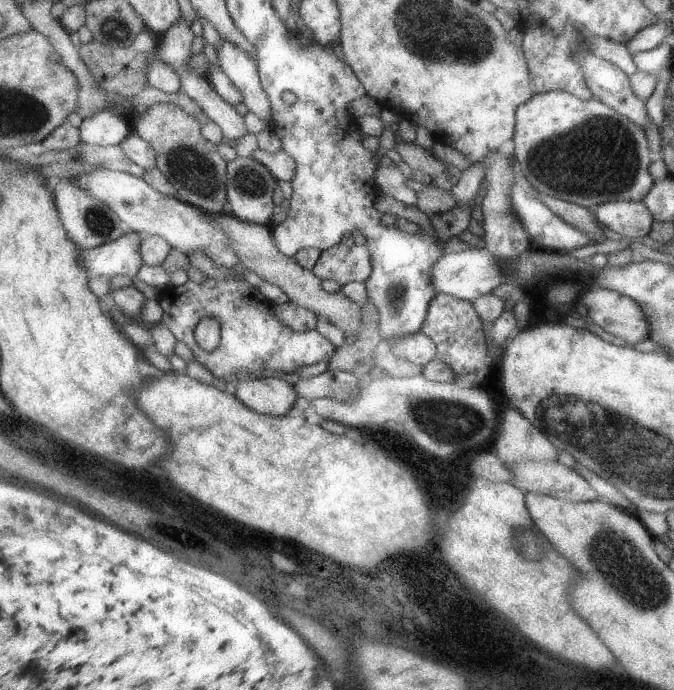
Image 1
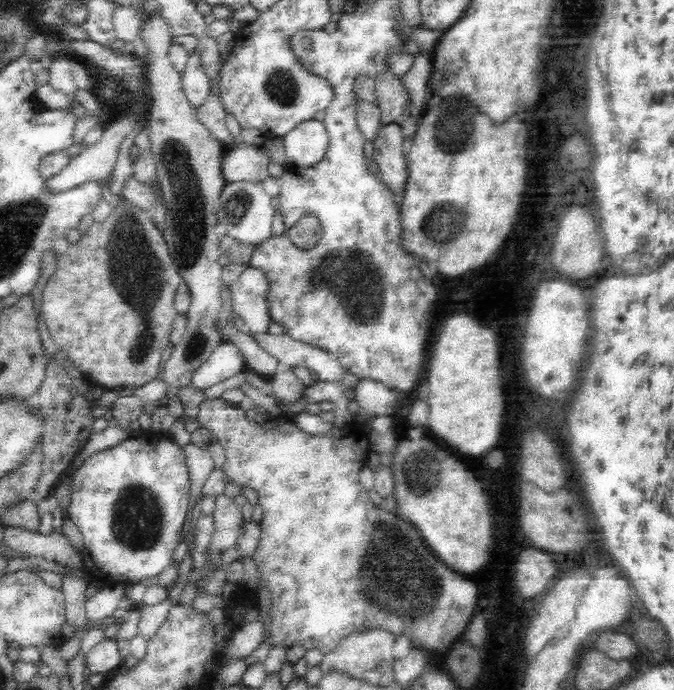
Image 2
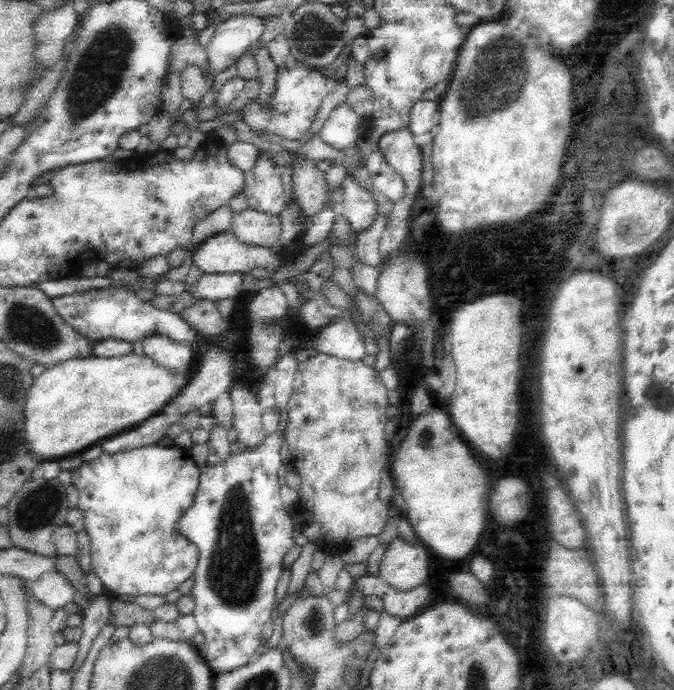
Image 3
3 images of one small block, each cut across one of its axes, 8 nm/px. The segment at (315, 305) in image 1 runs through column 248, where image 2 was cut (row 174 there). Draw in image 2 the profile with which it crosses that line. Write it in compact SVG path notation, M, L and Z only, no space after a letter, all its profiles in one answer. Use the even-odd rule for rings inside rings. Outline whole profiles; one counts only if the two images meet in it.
M242 143L225 148L220 158L220 170L225 181L264 180L269 175L269 156L257 145Z

